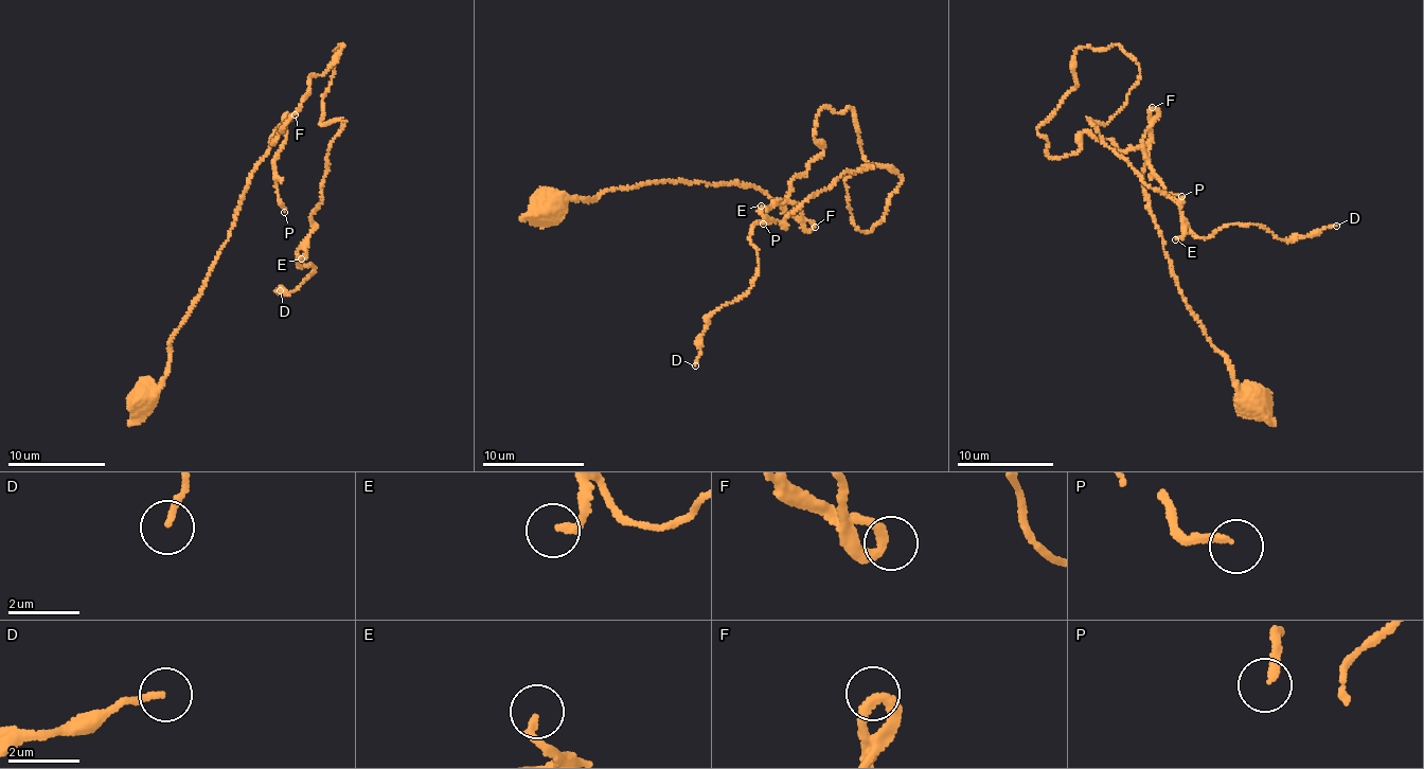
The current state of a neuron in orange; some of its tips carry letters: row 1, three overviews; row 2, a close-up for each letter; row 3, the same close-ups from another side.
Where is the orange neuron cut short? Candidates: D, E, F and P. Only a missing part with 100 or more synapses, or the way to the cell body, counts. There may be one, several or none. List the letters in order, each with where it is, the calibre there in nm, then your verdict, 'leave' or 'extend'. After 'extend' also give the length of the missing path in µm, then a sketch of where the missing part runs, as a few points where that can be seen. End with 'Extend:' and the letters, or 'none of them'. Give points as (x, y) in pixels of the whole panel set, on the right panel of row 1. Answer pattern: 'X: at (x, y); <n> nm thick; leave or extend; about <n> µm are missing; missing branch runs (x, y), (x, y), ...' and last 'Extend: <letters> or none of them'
D: at (1336, 226); 160 nm thick; leave
E: at (1175, 239); 190 nm thick; leave
F: at (1152, 107); 320 nm thick; leave
P: at (1181, 196); 180 nm thick; extend; about 80 µm are missing
Extend: P

